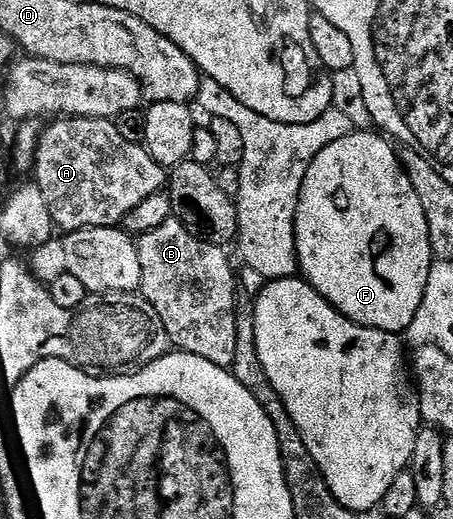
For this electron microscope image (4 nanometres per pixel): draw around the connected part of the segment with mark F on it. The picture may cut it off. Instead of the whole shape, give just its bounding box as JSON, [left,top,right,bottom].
[296,131,434,335]

